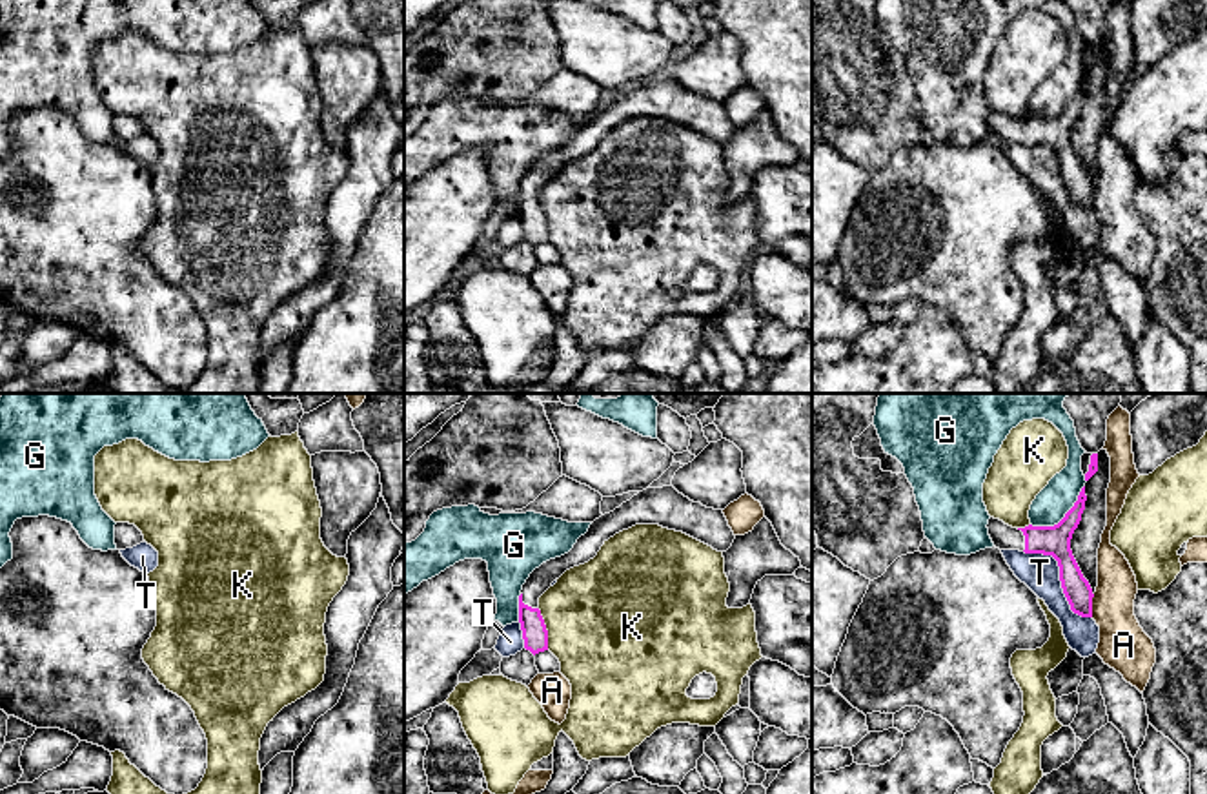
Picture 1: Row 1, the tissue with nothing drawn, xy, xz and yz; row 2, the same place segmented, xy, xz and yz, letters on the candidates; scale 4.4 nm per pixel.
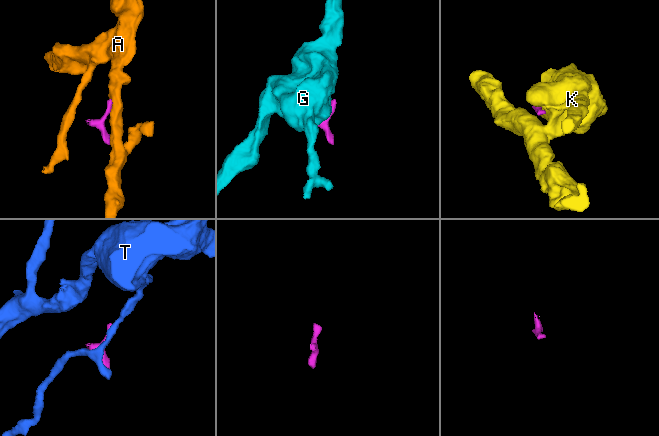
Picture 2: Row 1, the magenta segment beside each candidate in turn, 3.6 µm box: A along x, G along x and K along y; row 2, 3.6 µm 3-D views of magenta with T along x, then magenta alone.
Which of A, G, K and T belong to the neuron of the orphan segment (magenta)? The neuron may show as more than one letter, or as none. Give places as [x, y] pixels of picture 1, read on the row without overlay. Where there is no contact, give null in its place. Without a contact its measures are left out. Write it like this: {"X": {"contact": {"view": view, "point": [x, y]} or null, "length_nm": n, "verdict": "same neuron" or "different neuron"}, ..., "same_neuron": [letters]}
{"A": {"contact": {"view": "yz", "point": [1091, 197]}, "length_nm": 110, "verdict": "different neuron"}, "G": {"contact": {"view": "yz", "point": [1064, 110]}, "length_nm": 300, "verdict": "different neuron"}, "K": {"contact": {"view": "xz", "point": [545, 221]}, "length_nm": 190, "verdict": "different neuron"}, "T": {"contact": {"view": "yz", "point": [1060, 172]}, "length_nm": 420, "verdict": "different neuron"}, "same_neuron": []}

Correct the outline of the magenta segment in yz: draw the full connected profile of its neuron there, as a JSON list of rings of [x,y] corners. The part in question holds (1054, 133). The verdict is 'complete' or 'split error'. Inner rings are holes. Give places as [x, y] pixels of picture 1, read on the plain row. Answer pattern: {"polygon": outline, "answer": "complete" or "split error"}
{"polygon": [[[1083,78],[1074,98],[1054,118],[1029,117],[1025,120],[1012,120],[990,109],[987,120],[994,138],[999,142],[1052,148],[1058,153],[1061,180],[1070,202],[1081,209],[1092,209],[1094,186],[1070,142],[1070,131],[1081,113],[1085,93]]], "answer": "split error"}

